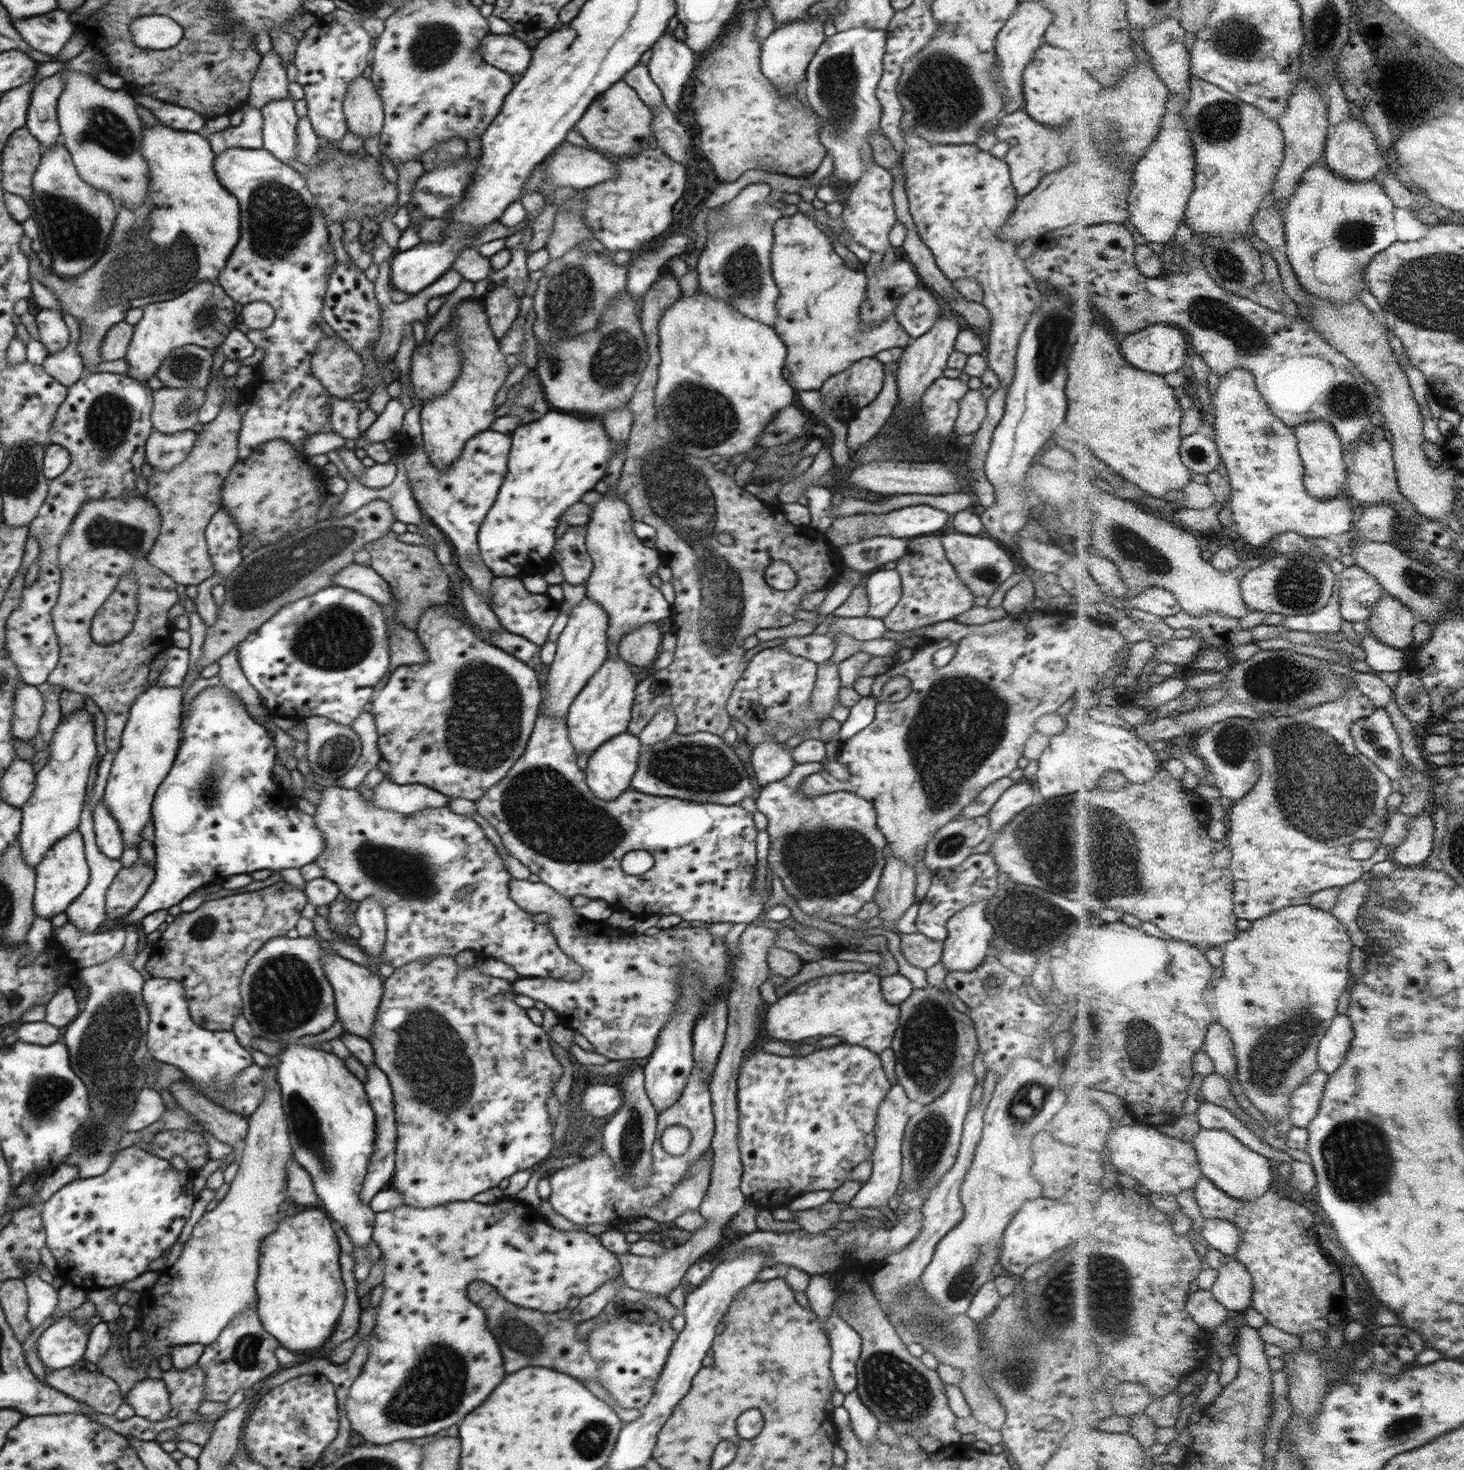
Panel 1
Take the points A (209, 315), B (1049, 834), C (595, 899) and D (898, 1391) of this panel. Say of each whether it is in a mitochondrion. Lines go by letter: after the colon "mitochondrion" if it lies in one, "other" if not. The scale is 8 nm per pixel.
A: mitochondrion
B: mitochondrion
C: other
D: mitochondrion

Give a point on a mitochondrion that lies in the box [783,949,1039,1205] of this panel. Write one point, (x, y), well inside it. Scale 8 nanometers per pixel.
(929, 1045)

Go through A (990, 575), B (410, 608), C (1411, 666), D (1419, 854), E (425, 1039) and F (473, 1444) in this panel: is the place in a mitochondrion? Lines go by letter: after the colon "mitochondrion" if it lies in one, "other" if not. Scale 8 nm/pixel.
A: mitochondrion
B: other
C: other
D: other
E: mitochondrion
F: other

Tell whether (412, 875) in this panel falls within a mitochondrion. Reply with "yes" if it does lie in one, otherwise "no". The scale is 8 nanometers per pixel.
yes

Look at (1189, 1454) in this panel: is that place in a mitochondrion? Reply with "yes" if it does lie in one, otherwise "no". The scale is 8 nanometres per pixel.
no

